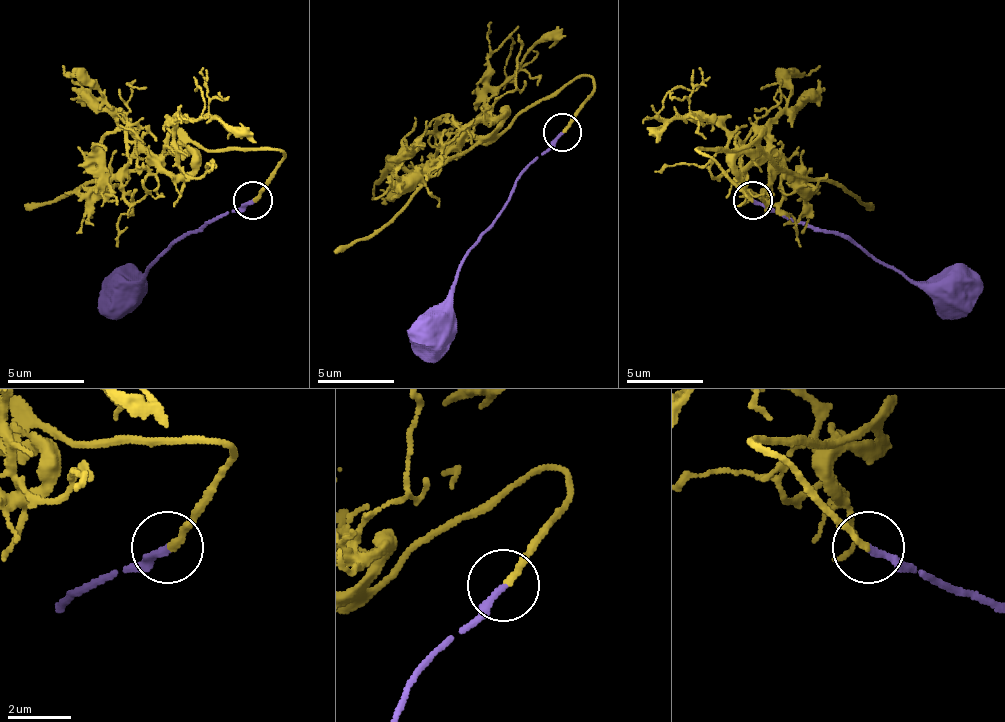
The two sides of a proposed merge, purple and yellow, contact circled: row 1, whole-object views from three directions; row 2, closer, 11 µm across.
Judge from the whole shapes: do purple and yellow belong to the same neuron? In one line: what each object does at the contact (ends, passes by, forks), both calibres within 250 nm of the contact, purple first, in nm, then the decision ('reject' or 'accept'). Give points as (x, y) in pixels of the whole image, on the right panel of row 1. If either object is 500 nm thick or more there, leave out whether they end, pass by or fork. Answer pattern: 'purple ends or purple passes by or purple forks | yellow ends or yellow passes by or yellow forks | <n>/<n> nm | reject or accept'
purple ends | yellow ends | 200/200 nm | accept

